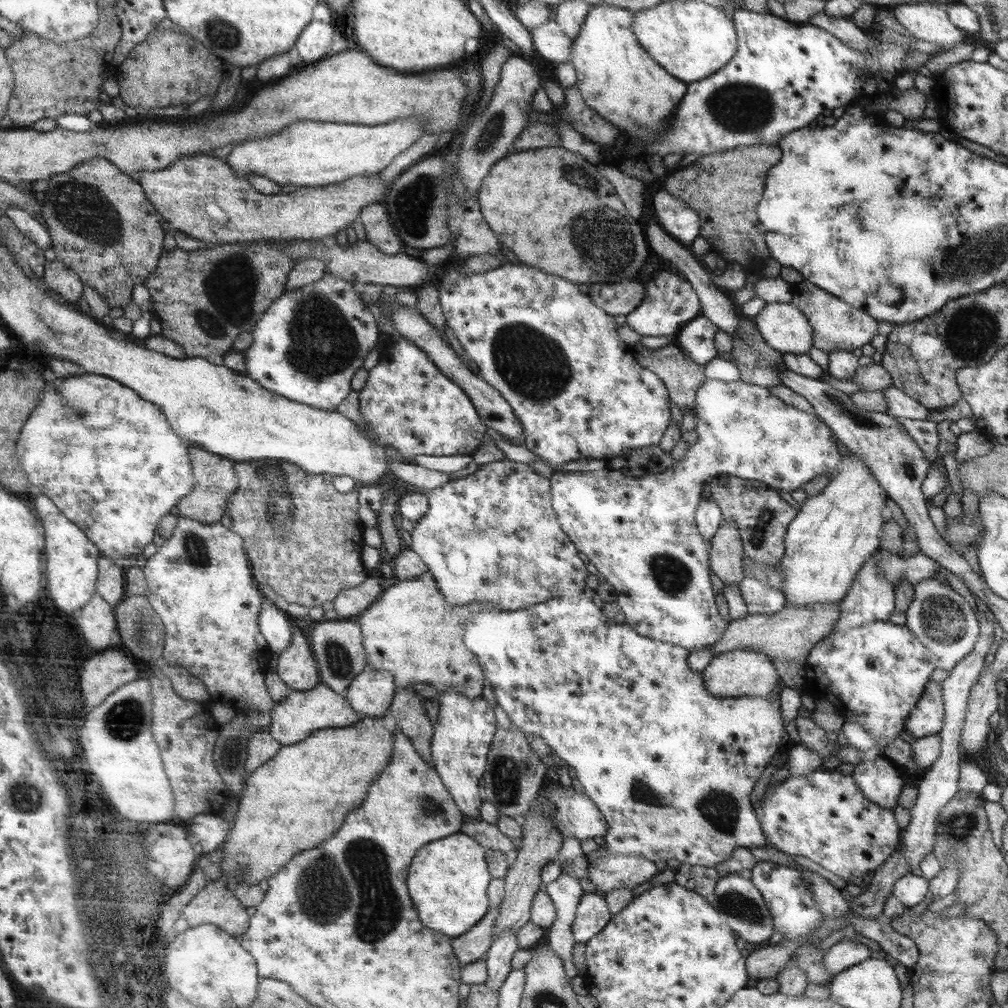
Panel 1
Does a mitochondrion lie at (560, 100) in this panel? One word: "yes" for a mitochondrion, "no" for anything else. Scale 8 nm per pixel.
no

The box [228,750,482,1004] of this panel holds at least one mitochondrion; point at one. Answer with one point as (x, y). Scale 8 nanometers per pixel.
(357, 883)

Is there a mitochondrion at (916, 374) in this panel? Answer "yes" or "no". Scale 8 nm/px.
no

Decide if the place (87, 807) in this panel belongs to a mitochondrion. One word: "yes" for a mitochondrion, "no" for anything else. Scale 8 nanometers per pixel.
no

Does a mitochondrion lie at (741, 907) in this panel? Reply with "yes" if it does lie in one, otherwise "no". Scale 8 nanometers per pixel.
yes

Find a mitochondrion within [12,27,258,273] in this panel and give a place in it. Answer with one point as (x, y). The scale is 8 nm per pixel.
(82, 209)

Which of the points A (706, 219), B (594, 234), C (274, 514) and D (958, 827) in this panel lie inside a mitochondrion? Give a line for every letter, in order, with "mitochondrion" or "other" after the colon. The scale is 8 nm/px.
A: other
B: mitochondrion
C: mitochondrion
D: mitochondrion

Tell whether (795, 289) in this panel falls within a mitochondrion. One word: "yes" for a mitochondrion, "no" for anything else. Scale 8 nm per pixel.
no

